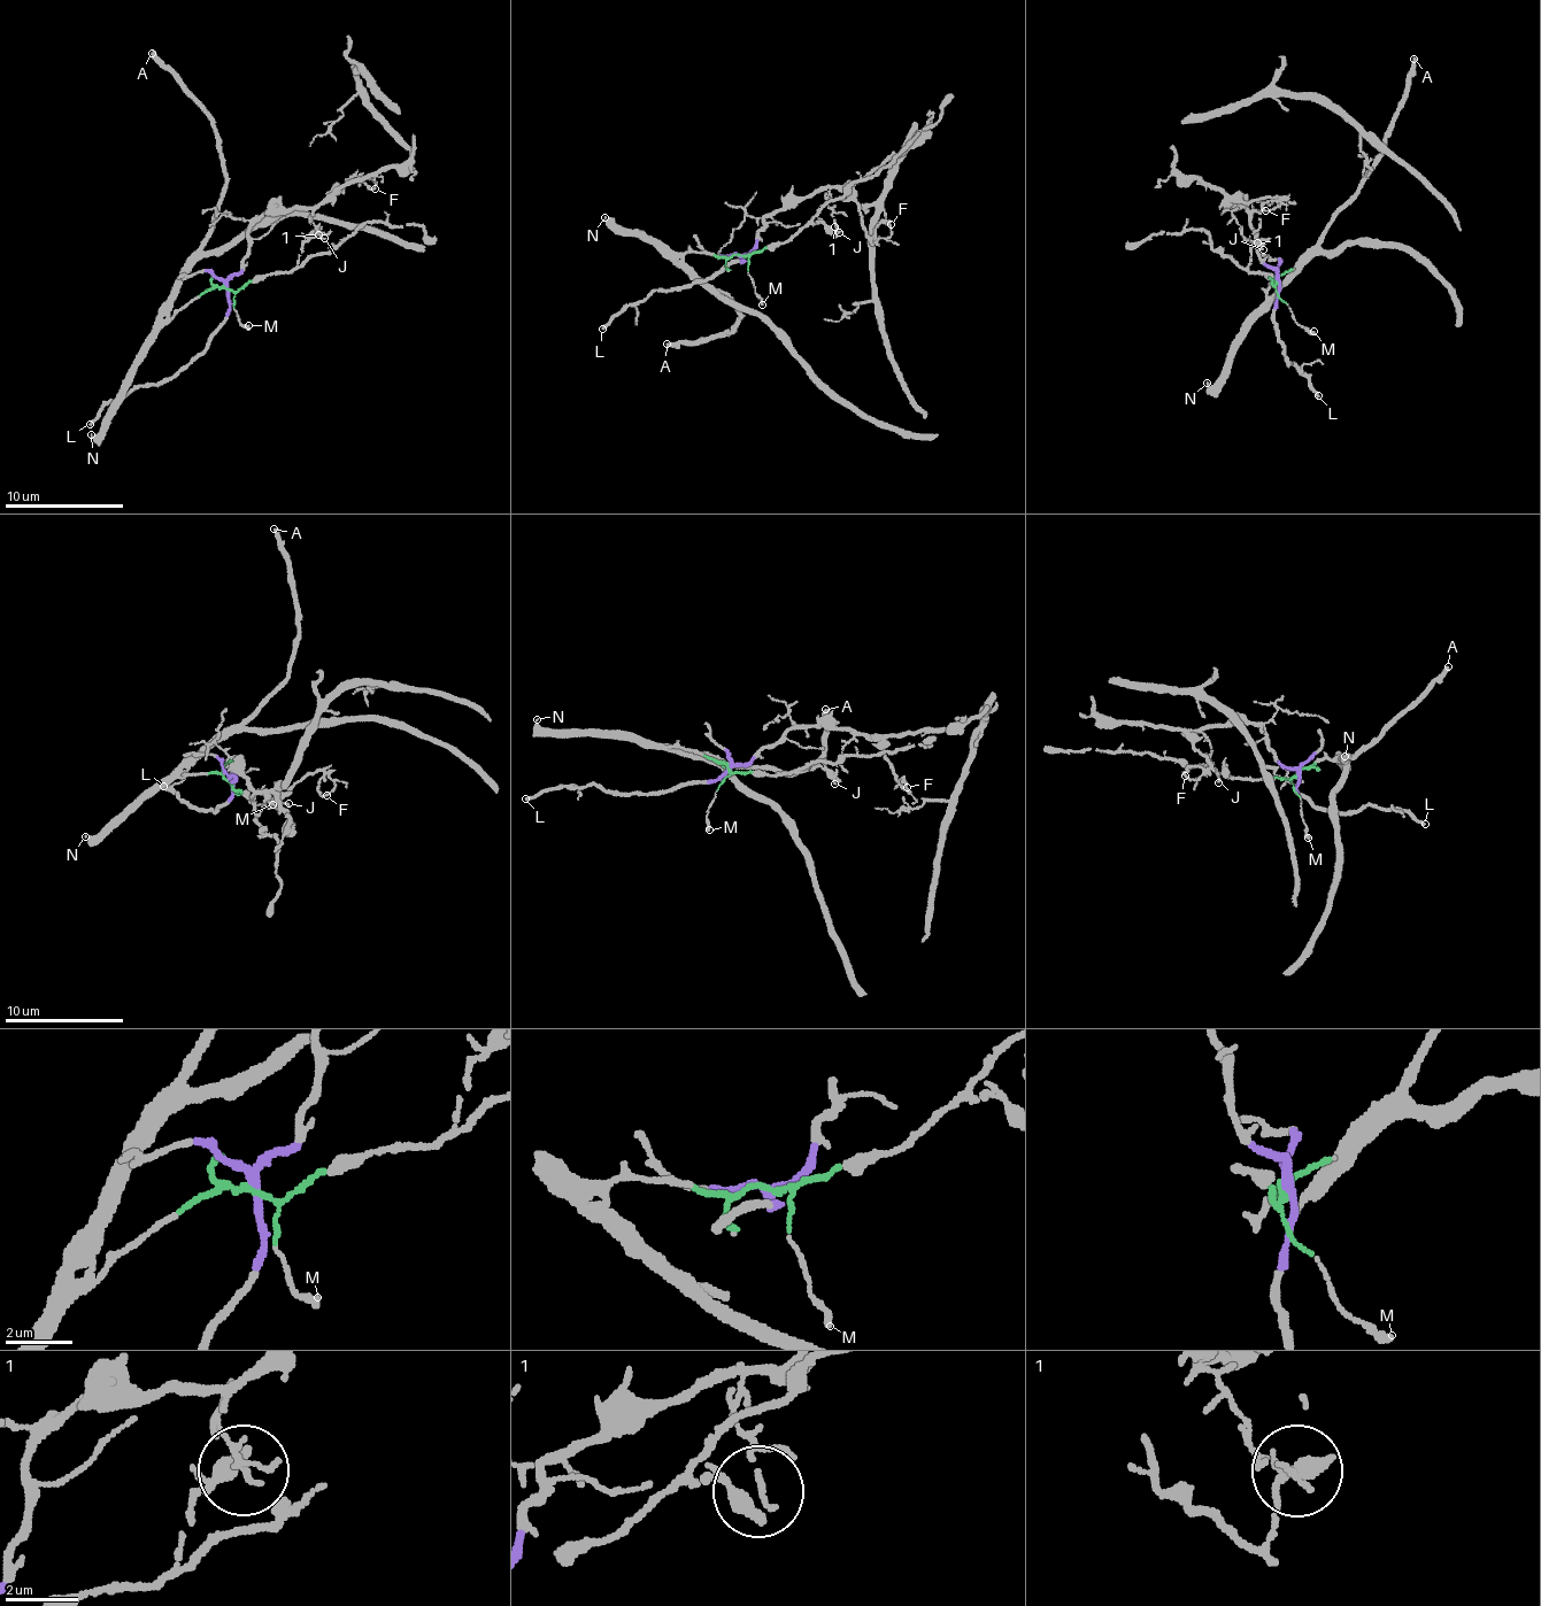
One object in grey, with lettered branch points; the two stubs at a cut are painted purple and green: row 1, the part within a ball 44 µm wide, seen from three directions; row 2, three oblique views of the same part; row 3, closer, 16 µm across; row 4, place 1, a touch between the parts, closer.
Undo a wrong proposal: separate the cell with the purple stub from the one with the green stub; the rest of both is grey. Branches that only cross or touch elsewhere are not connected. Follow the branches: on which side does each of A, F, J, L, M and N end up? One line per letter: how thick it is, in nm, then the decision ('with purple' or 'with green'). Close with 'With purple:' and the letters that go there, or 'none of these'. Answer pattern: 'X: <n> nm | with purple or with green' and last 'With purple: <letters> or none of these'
A: 300 nm | with green
F: 140 nm | with purple
J: 140 nm | with purple
L: 190 nm | with purple
M: 200 nm | with green
N: 320 nm | with green
With purple: F, J, L

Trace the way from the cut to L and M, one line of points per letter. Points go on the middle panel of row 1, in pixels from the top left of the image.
L: (741, 256), (744, 262), (726, 265), (680, 286), (650, 290), (641, 301), (626, 302), (602, 330)
M: (741, 256), (750, 260), (749, 278), (762, 305)

